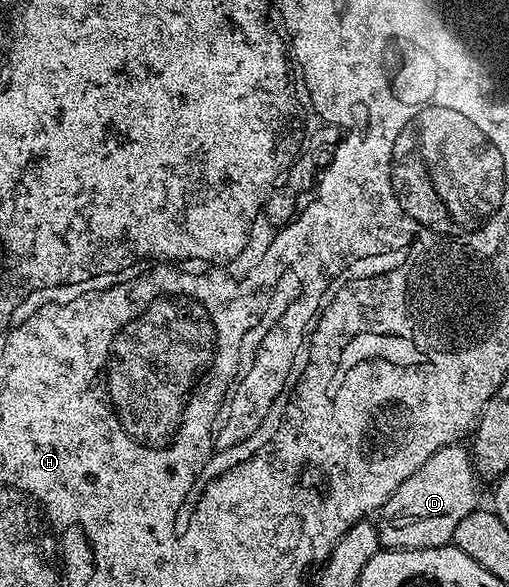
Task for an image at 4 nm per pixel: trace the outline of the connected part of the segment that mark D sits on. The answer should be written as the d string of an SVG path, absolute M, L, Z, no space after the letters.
M463 444L447 445L442 451L434 451L379 509L381 546L384 549L433 549L449 544L454 527L481 504L479 483L471 452Z

